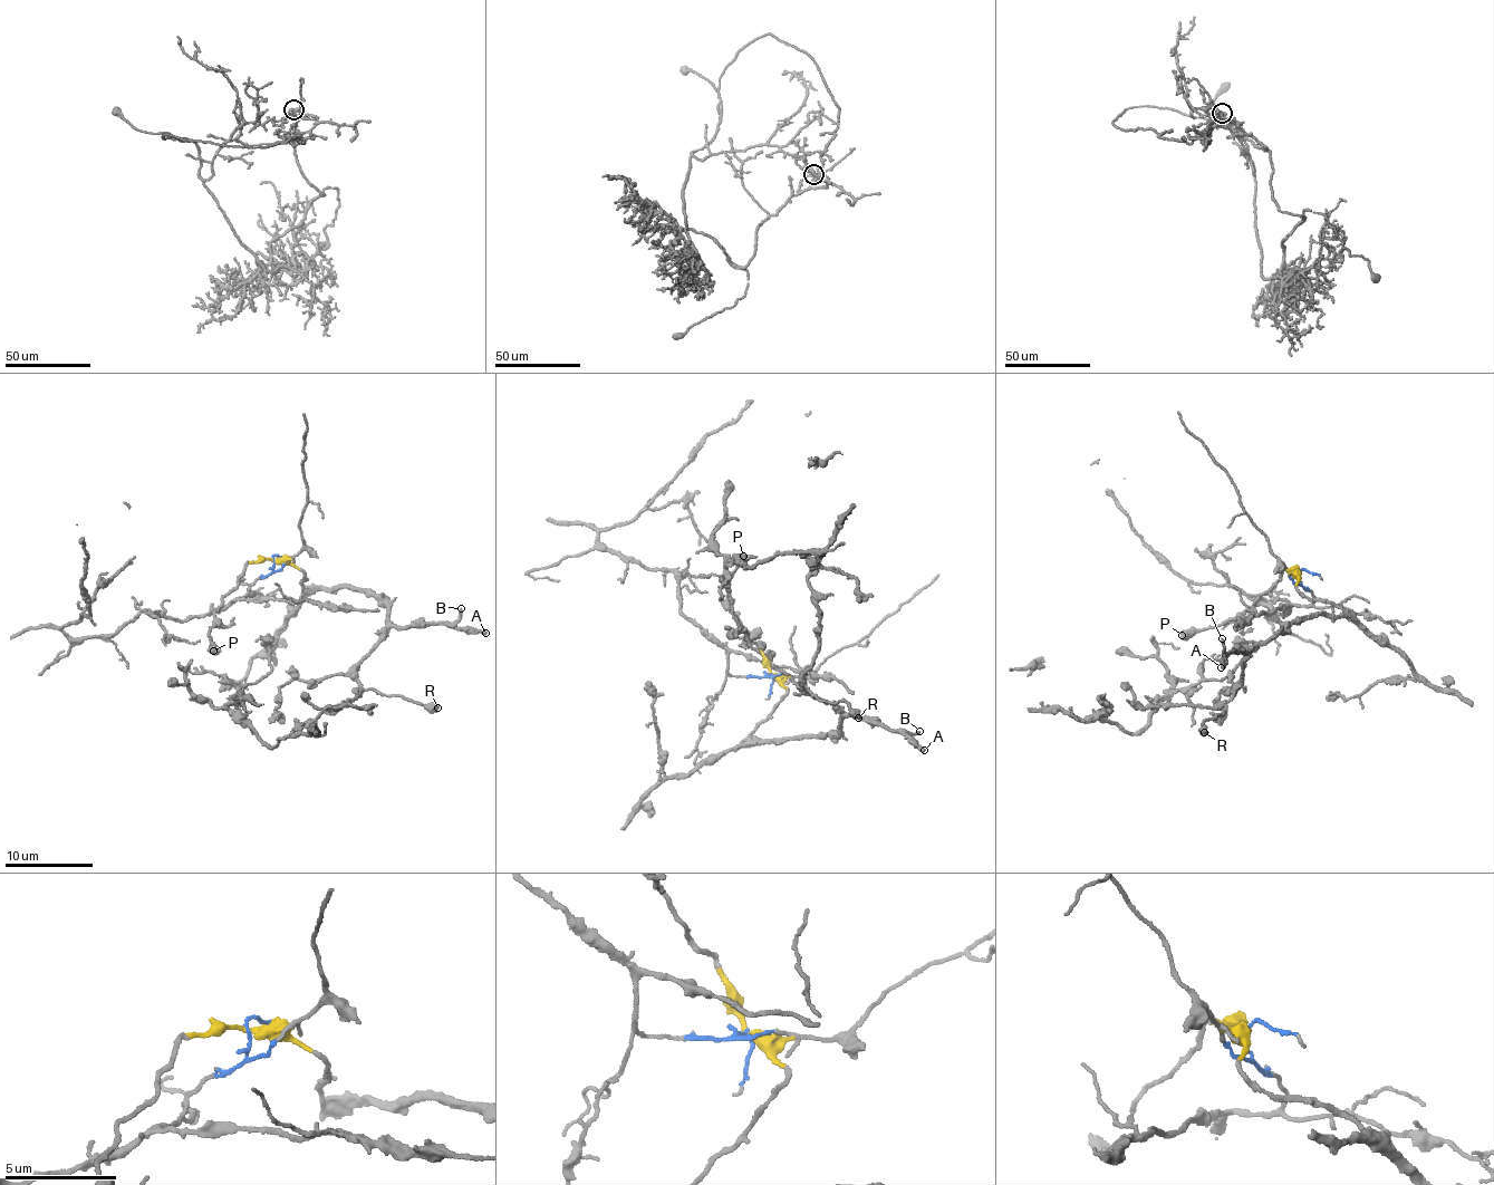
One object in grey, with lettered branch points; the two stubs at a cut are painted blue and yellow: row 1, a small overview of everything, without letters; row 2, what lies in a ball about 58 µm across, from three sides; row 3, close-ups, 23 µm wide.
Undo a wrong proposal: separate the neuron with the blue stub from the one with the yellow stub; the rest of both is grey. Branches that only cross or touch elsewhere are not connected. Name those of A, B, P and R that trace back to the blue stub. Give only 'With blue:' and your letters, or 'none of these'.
With blue: none of these

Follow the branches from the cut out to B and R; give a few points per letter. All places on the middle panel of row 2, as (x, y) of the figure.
B: (771, 673), (787, 694), (753, 732), (758, 739), (823, 739), (837, 733), (848, 715), (919, 732)
R: (771, 673), (787, 694), (758, 739), (837, 733), (841, 715), (803, 685), (849, 703), (858, 719)

